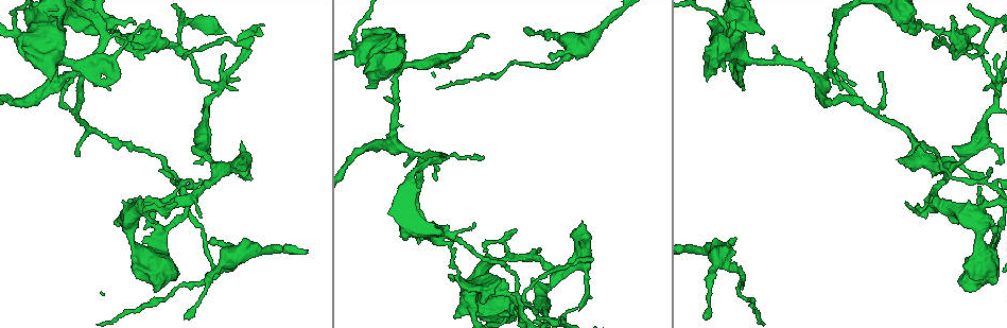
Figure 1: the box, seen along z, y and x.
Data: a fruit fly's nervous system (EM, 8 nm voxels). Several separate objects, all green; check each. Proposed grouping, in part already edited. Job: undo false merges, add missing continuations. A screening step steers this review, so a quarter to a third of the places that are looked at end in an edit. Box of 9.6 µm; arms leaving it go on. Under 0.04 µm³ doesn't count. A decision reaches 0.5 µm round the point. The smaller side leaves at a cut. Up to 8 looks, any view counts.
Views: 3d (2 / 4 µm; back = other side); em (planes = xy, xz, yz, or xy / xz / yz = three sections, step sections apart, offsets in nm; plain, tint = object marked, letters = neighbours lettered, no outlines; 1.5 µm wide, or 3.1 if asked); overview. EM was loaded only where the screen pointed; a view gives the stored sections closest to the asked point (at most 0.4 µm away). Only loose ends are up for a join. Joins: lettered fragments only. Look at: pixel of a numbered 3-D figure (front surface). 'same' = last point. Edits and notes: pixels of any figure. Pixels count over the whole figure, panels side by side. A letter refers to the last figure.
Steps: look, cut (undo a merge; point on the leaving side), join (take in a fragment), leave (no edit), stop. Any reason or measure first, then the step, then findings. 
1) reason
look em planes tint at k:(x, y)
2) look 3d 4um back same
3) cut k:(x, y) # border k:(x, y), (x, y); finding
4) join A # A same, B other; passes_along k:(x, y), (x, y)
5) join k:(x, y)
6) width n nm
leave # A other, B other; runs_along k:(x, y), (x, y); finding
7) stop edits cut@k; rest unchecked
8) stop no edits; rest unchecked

three-way junction
look em planes letters at 1:(831, 73)

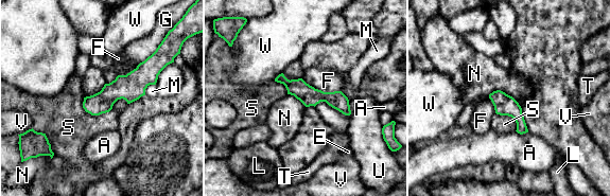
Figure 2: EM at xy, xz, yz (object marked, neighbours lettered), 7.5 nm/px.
width 90 nm
leave # A other, E other, F other, G other, L other, M other, N other, S other, T other, U other, V other, W other; border 2:(301, 78), (324, 91), (340, 91); one neuron here

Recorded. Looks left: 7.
thin arm on a thick one
look 3d 4um at 1:(177, 46)

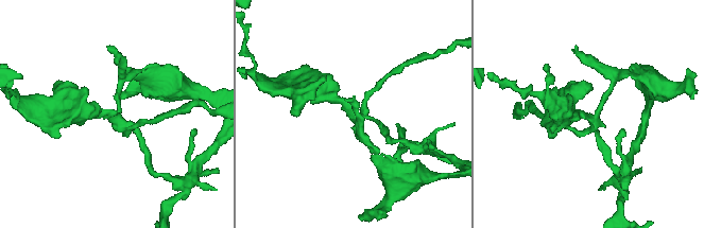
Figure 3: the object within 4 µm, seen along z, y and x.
need the tissue
look em yz step 8 letters at 3:(117, 120)

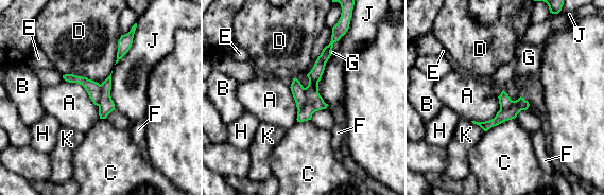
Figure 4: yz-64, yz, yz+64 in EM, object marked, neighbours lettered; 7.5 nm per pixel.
width 140 nm
cut 4:(314, 102) # A other, B other, C other, D other, E other, F other, G other, H other, J other, K other; border 4:(305, 88), (305, 105), (298, 111); two neurons meet here

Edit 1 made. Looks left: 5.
look overview

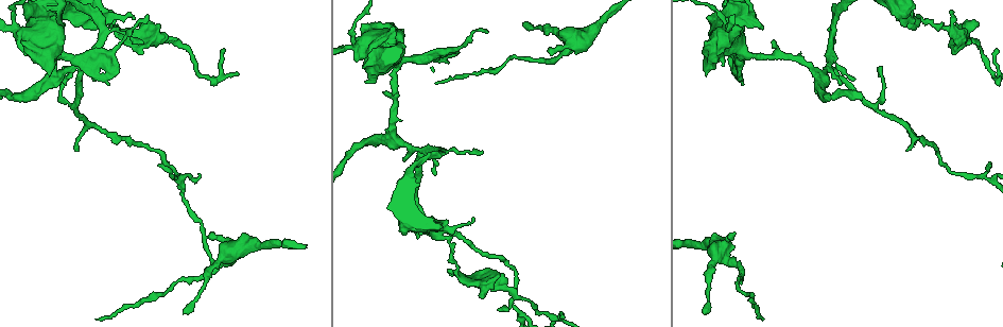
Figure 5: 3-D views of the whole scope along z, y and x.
thin end
look em planes letters at 5:(734, 235)

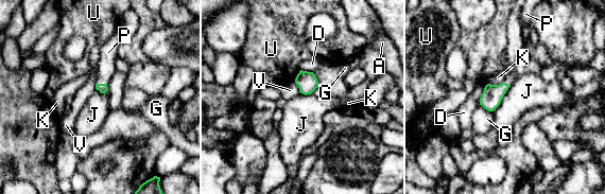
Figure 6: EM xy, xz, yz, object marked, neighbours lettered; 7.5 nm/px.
join P # A other, D other, G other, J other, K other, P same, U other, V other; passes_along 6:(102, 88), (101, 84), (108, 52); the neuron continues

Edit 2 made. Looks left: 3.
stop edits cut@4, join@6; rest unchecked

